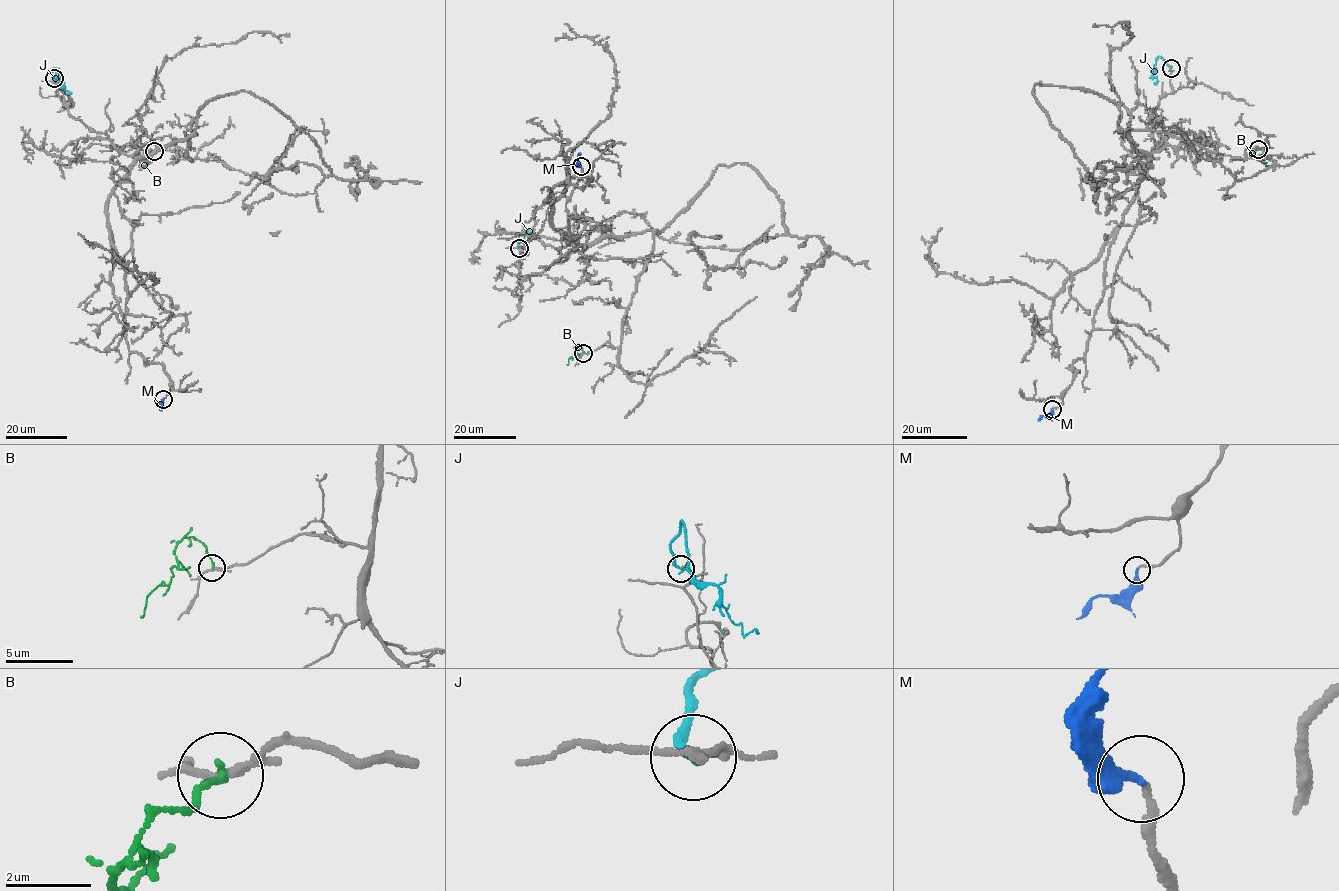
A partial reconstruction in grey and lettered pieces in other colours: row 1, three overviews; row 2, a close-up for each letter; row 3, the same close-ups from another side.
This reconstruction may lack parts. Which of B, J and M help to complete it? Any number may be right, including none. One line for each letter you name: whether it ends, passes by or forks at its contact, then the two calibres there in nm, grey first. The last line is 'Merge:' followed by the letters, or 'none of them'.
M: it ends | 180/280 nm
Merge: M

